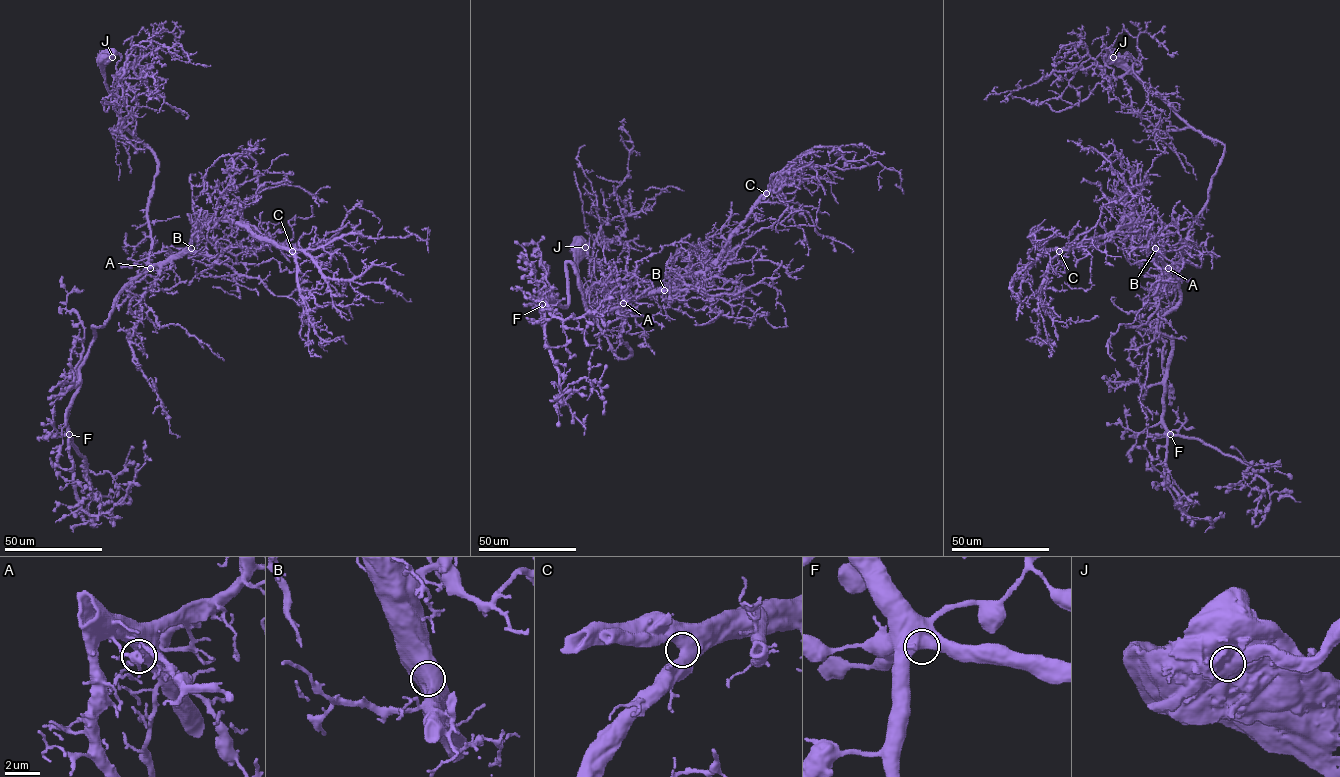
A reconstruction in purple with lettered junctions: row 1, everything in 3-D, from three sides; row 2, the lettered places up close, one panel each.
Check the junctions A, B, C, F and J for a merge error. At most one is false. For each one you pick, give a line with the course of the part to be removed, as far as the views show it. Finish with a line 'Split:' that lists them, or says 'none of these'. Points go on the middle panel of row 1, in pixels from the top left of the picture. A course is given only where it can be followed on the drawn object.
J: (585, 247), (589, 276), (594, 243), (626, 229), (616, 188), (633, 147), (625, 119)
Split: J

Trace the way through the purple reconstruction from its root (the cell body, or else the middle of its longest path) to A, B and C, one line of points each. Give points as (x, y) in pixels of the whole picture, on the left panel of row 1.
A: (107, 58), (105, 83), (114, 97), (123, 124), (155, 155), (157, 163), (147, 213), (151, 238), (150, 268)
B: (107, 58), (105, 83), (123, 124), (157, 163), (147, 213), (148, 262), (159, 264), (191, 248)
C: (107, 58), (105, 83), (123, 124), (157, 163), (148, 262), (172, 260), (219, 221), (238, 222), (292, 251)

